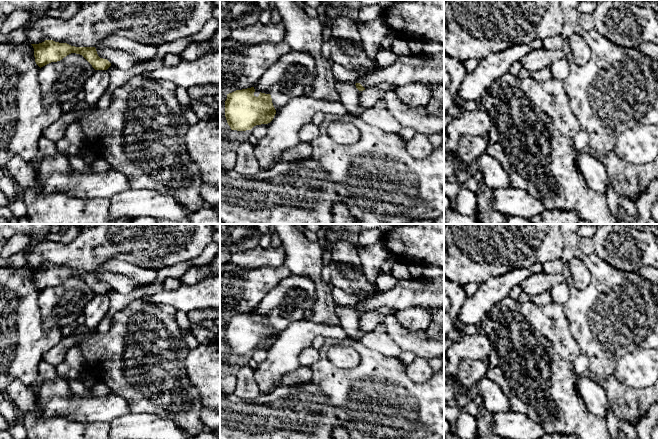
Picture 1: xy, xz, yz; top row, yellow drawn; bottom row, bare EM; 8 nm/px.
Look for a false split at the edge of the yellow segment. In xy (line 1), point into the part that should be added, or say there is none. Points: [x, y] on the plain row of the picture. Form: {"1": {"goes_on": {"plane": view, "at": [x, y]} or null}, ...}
{"1": {"goes_on": null}}

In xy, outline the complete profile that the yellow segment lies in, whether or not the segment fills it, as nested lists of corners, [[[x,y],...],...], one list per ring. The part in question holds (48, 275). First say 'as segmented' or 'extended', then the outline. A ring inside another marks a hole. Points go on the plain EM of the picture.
as segmented | [[[53,264],[31,269],[34,272],[35,286],[40,292],[51,286],[60,285],[71,277],[82,279],[95,294],[107,294],[111,290],[107,283],[98,280],[95,271],[75,271]]]

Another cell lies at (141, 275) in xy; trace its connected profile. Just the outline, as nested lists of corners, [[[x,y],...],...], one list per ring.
[[[111,260],[103,263],[95,272],[118,273],[143,285],[151,284],[157,277],[157,270],[143,268],[122,260]]]

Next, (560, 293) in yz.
[[[564,281],[555,285],[551,290],[552,302],[564,306],[569,299],[568,284]]]

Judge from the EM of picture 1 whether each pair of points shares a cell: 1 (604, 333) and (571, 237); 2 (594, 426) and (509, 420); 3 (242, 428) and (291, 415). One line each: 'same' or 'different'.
1: same
2: different
3: same

